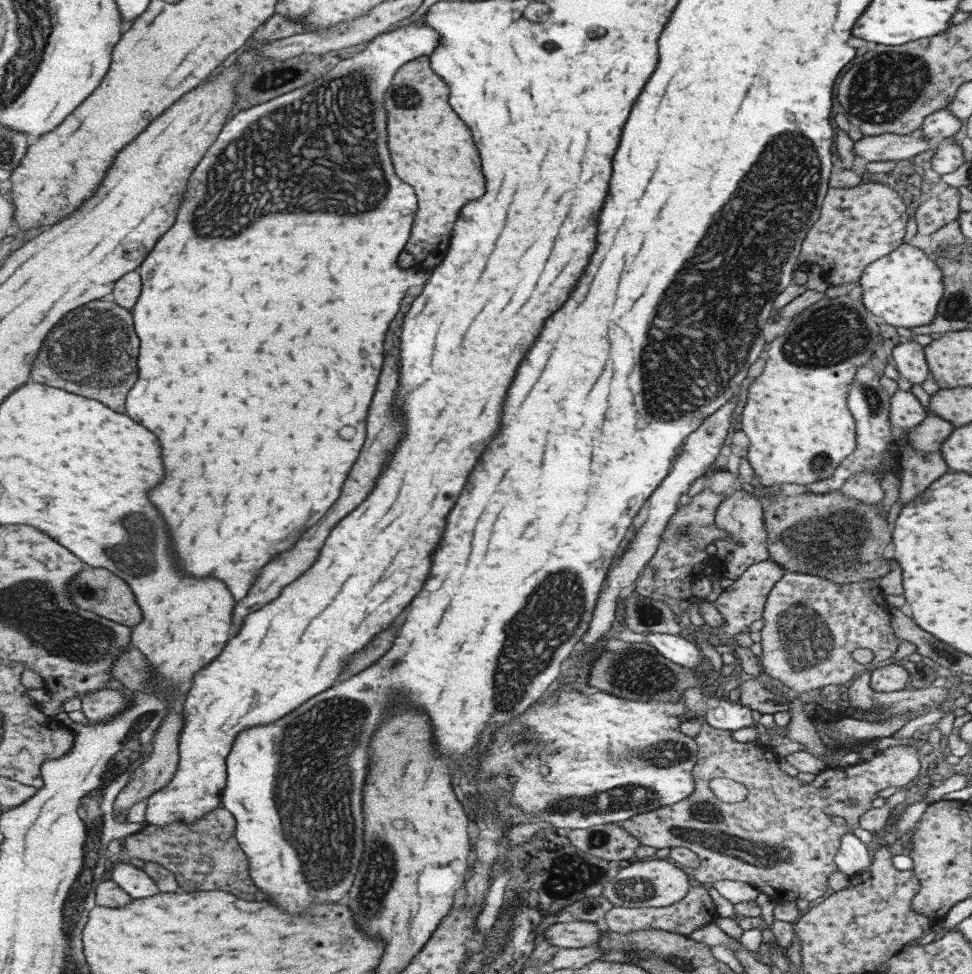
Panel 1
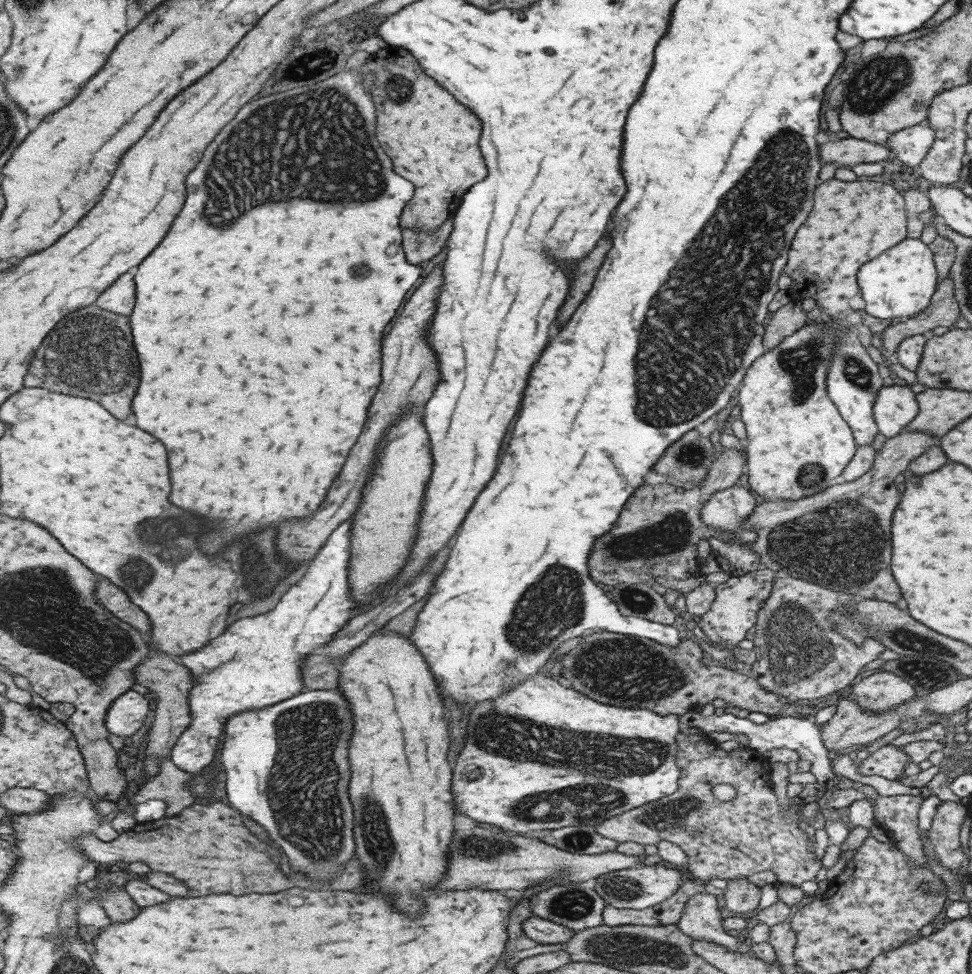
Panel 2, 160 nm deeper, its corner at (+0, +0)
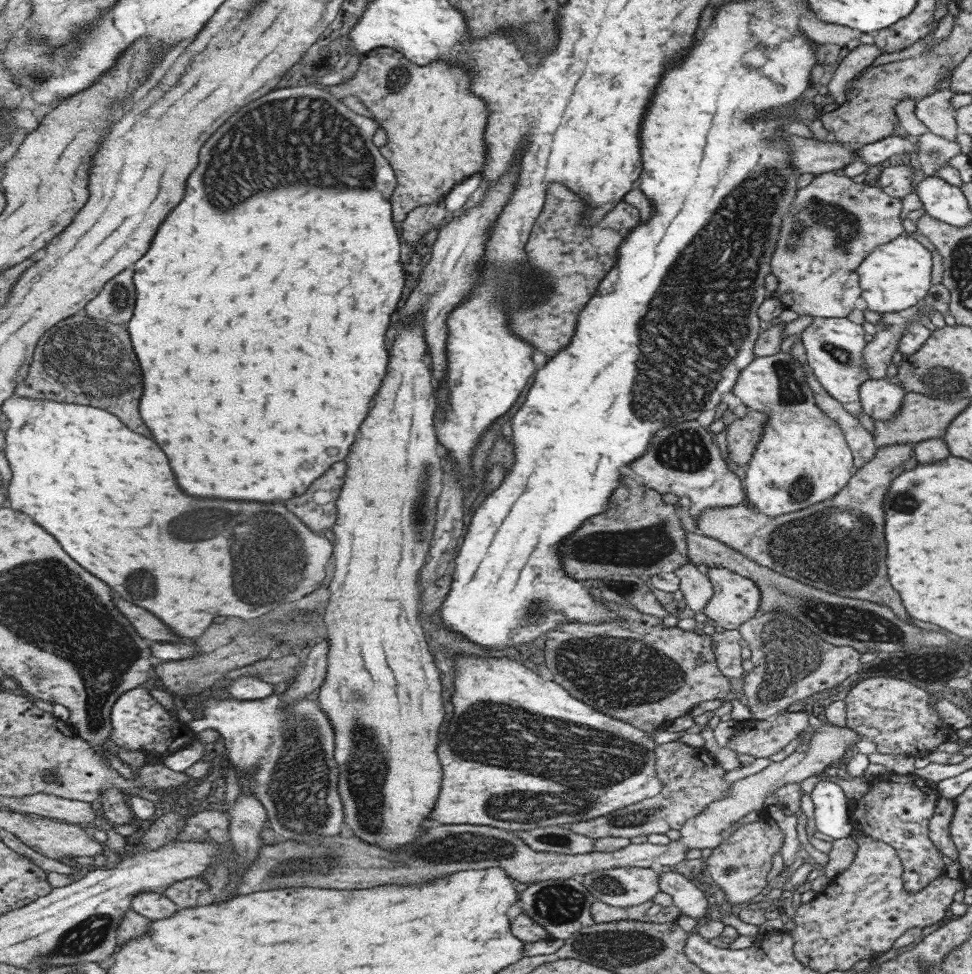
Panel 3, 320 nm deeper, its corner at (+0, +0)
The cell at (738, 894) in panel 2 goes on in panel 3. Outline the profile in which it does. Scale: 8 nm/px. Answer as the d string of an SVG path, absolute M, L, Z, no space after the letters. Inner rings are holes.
M761 809L755 822L739 826L712 848L711 855L706 859L706 870L713 884L725 894L728 906L731 903L746 903L753 896L761 894L766 885L765 878L771 868L771 856L779 852L781 844L783 844L783 834L779 826L773 818L770 818L767 811Z

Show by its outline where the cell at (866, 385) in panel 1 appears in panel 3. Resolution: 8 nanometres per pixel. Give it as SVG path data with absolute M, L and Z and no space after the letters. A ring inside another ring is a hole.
M813 317L811 324L799 334L805 349L805 363L812 370L817 382L825 392L835 398L853 417L862 412L857 389L866 381L868 374L862 364L862 350L866 345L865 332L859 324L853 324L847 317L819 318Z

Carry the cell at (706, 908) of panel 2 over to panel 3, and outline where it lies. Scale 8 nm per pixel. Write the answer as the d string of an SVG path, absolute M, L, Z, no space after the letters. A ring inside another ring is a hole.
M671 869L658 874L658 887L659 892L664 892L671 897L673 904L677 906L681 914L695 920L704 917L707 900L695 881L685 879Z

